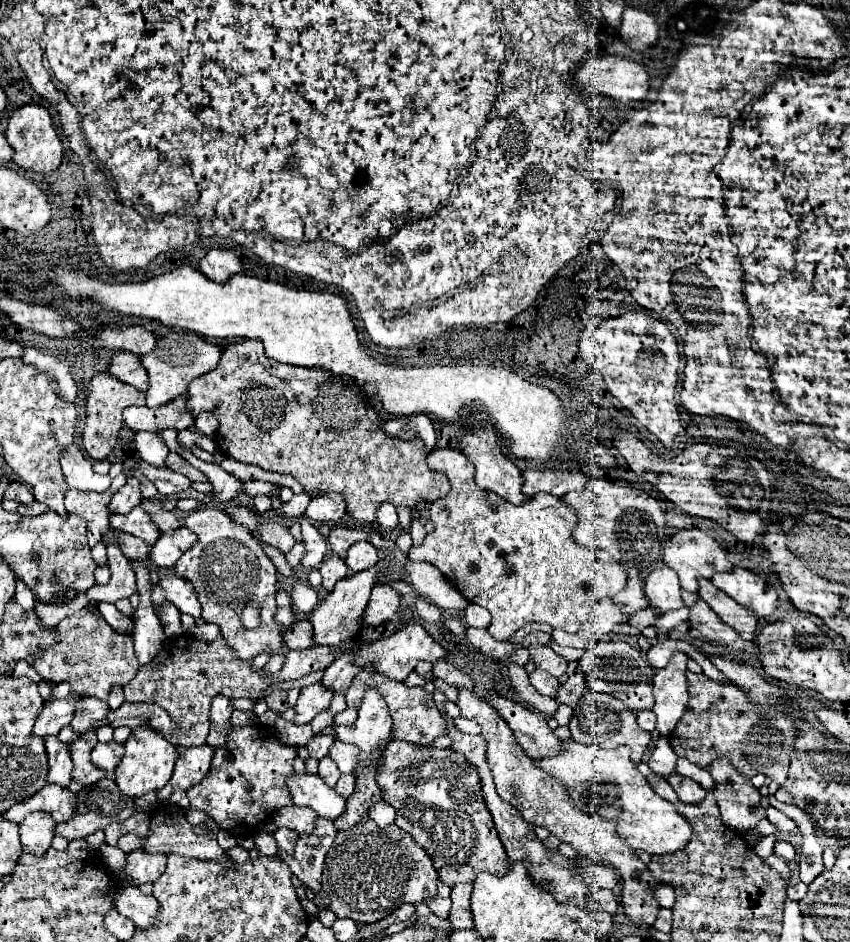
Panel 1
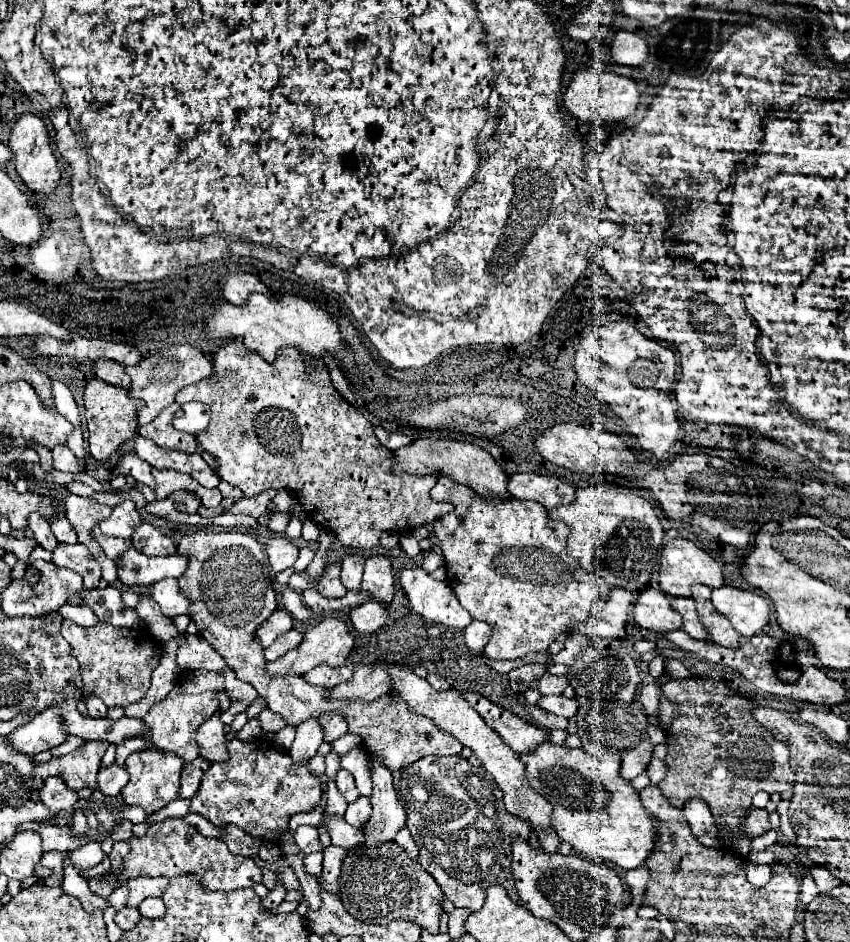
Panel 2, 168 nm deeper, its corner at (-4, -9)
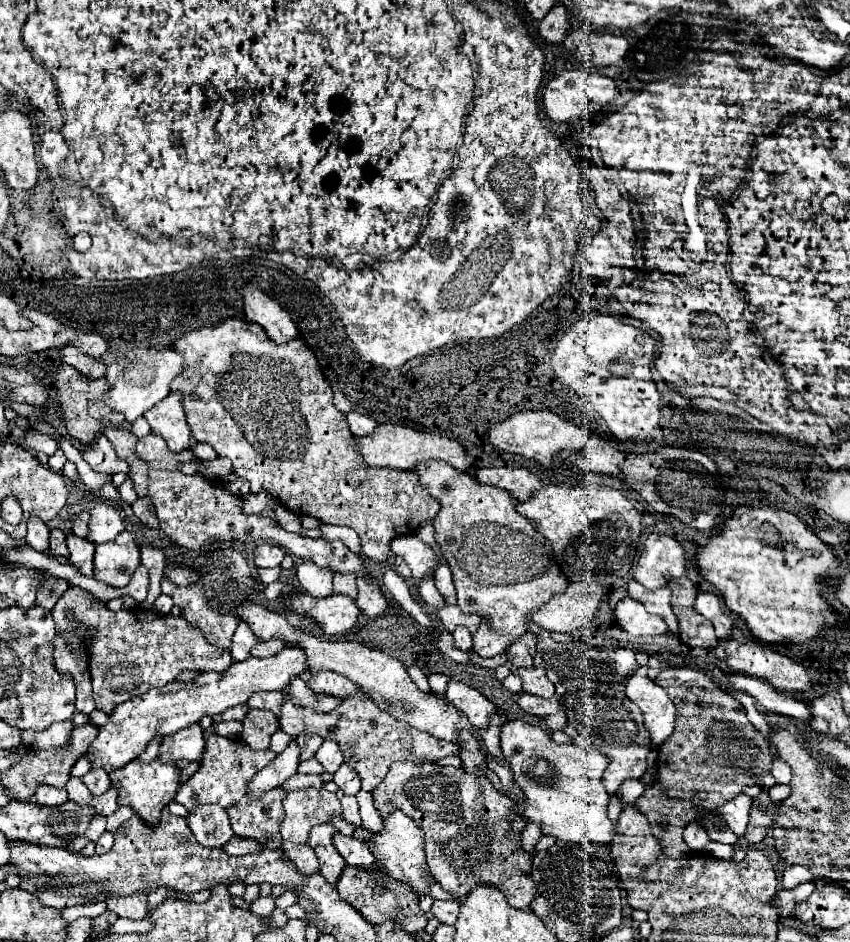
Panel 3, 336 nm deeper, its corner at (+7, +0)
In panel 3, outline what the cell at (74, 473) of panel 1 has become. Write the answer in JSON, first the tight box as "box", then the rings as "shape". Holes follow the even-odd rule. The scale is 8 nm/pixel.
{"box":[24,429,58,455],"shape":[[[32,429],[26,431],[24,443],[28,445],[28,449],[34,449],[34,451],[40,451],[40,453],[46,453],[46,455],[54,455],[56,449],[58,449],[56,441],[54,441],[50,435],[36,433],[36,431],[32,431]]]}

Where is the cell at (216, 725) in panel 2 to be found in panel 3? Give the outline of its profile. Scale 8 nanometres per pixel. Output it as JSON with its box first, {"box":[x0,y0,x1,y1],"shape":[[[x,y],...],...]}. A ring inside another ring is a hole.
{"box":[158,723,204,763],"shape":[[[196,723],[194,727],[186,727],[174,735],[168,735],[160,743],[158,759],[164,763],[176,761],[200,761],[204,753],[204,731]]]}

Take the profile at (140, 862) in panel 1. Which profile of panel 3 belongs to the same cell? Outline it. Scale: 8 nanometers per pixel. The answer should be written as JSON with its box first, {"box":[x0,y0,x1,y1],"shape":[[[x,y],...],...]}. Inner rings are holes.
{"box":[106,893,148,919],"shape":[[[146,893],[138,895],[128,895],[128,897],[110,897],[106,903],[106,909],[116,913],[118,917],[126,919],[144,919],[148,909],[146,909]]]}

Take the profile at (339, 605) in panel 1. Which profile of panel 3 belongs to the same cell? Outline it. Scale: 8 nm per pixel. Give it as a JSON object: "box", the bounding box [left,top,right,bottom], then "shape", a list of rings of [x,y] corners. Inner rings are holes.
{"box":[86,647,306,773],"shape":[[[284,647],[278,655],[266,659],[246,659],[242,663],[232,663],[232,667],[224,673],[202,673],[194,681],[188,683],[168,683],[162,689],[148,691],[146,695],[138,695],[118,705],[104,727],[98,727],[98,737],[92,741],[86,757],[92,763],[92,769],[106,769],[108,773],[124,767],[132,759],[136,759],[146,745],[162,735],[174,735],[176,731],[198,723],[206,715],[218,715],[228,707],[236,707],[246,703],[258,691],[284,691],[292,677],[302,675],[306,671],[306,659],[302,649]]]}

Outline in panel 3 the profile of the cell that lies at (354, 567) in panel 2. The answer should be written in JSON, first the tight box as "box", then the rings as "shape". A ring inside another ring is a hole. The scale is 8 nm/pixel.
{"box":[334,573,358,599],"shape":[[[336,573],[334,575],[334,593],[348,595],[350,599],[356,599],[356,595],[358,595],[358,591],[356,591],[356,577],[354,575]]]}

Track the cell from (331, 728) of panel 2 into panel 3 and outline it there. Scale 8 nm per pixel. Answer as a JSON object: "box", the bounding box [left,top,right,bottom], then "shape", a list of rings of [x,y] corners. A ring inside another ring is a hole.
{"box":[298,735,320,763],"shape":[[[302,735],[300,739],[298,739],[298,747],[300,747],[300,763],[302,761],[306,761],[306,759],[310,759],[310,757],[314,757],[314,753],[318,751],[318,747],[320,747],[320,739],[316,739],[316,737],[308,737],[308,735]]]}

